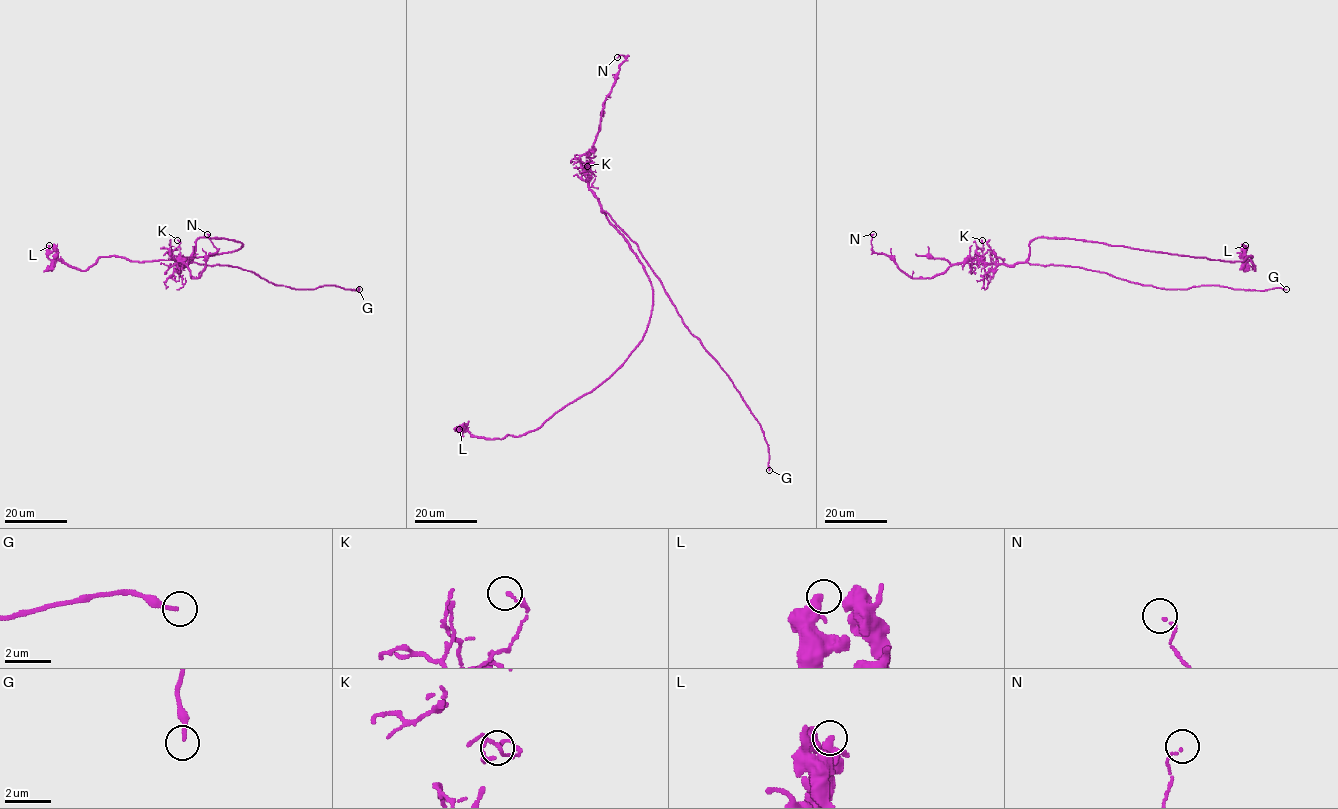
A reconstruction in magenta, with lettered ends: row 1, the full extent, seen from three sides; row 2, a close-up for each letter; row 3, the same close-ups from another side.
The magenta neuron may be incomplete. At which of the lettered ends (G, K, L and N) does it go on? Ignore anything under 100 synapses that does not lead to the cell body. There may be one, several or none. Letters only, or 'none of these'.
G

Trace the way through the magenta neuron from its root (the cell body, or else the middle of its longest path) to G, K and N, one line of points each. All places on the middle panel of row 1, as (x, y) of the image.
G: (619, 232), (604, 211), (637, 245), (684, 325), (729, 377), (759, 424), (768, 446), (769, 470)
K: (619, 232), (603, 212), (599, 199), (589, 187), (587, 170), (583, 167), (590, 167), (587, 166)
N: (619, 232), (590, 188), (587, 172), (603, 102), (627, 56), (617, 57)

